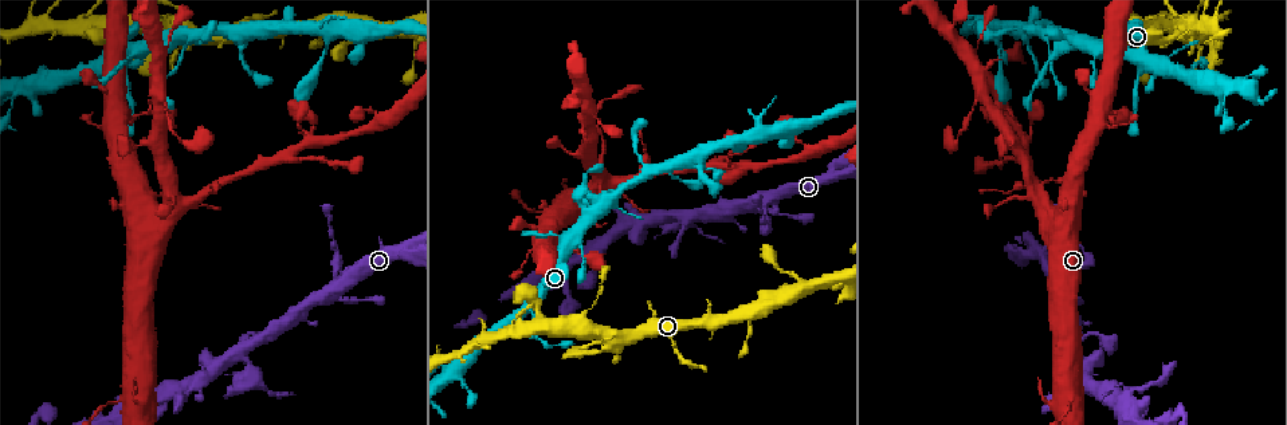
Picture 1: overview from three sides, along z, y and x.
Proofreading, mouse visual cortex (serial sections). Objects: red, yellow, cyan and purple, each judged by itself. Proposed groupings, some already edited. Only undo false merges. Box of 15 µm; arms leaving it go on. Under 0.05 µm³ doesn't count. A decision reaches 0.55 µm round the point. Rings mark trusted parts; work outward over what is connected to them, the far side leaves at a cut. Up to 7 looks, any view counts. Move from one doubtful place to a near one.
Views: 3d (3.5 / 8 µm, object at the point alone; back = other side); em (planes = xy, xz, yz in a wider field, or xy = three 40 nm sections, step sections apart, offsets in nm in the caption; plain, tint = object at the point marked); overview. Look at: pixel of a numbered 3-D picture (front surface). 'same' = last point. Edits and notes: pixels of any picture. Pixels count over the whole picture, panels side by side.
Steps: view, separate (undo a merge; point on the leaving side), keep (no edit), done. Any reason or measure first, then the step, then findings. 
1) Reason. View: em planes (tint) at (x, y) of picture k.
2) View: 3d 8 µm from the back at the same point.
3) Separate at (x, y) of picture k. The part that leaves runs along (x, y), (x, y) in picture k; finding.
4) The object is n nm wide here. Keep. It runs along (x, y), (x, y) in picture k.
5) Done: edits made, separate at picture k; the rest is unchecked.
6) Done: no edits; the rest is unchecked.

View: 3d 3.5 µm at (981, 97) of picture 1.

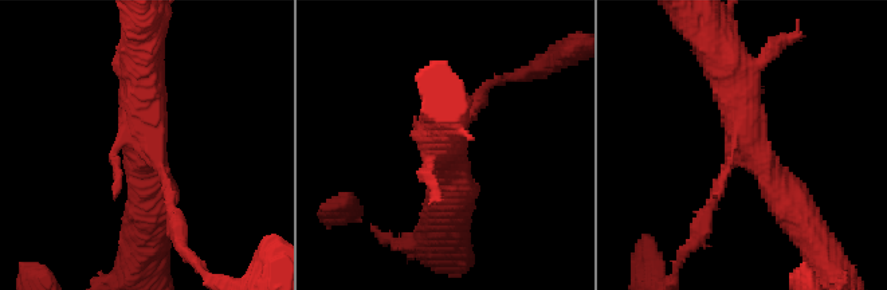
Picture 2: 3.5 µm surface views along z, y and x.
View: em xy step 2 (tint) at (747, 143) of picture 2.

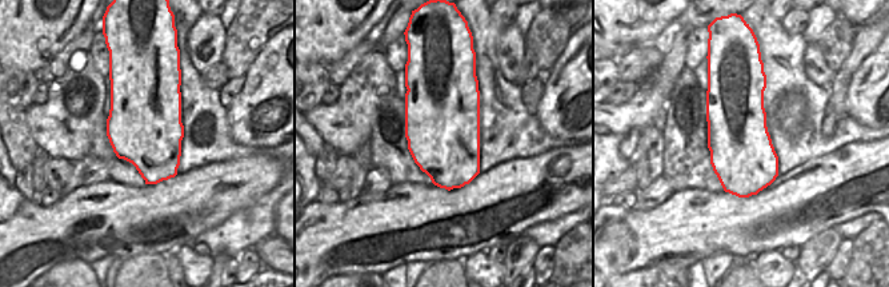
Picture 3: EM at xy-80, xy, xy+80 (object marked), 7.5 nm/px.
Keep. All the same cell.

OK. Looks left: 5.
Sharp bend. View: 3d 3.5 µm at (337, 273) of picture 1.

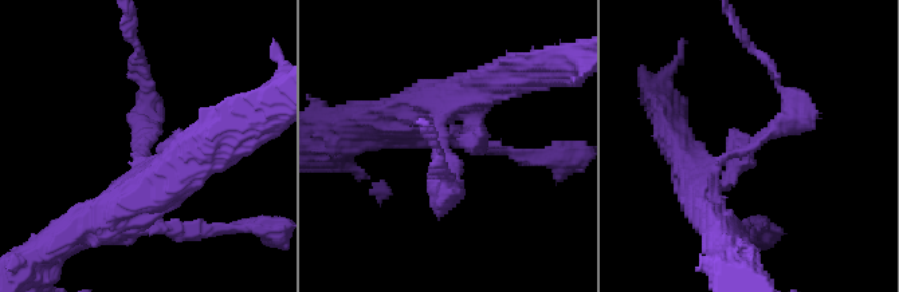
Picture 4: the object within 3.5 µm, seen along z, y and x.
Keep. All the same cell.

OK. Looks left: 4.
Four or more arms meet. View: 3d 3.5 µm from the back at (840, 278) of picture 1.

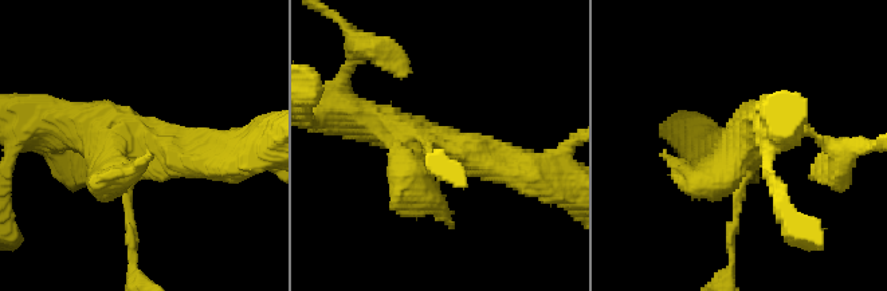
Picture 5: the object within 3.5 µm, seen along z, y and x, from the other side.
4 arms meet here; the arms are 100, 350, 350, 400 nm wide. View: em xy step 2 (tint) at (442, 143) of picture 5.

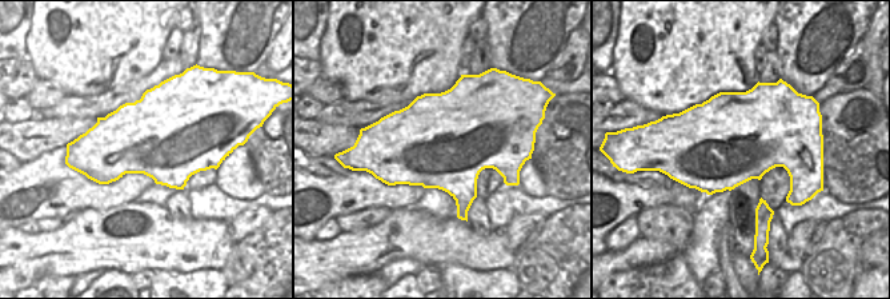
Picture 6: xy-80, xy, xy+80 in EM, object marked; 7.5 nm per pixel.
Keep. It runs along (228, 157), (118, 145), (118, 177) in picture 5; continuous, no second cell.

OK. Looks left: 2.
Done: no edits; the rest is unchecked.

